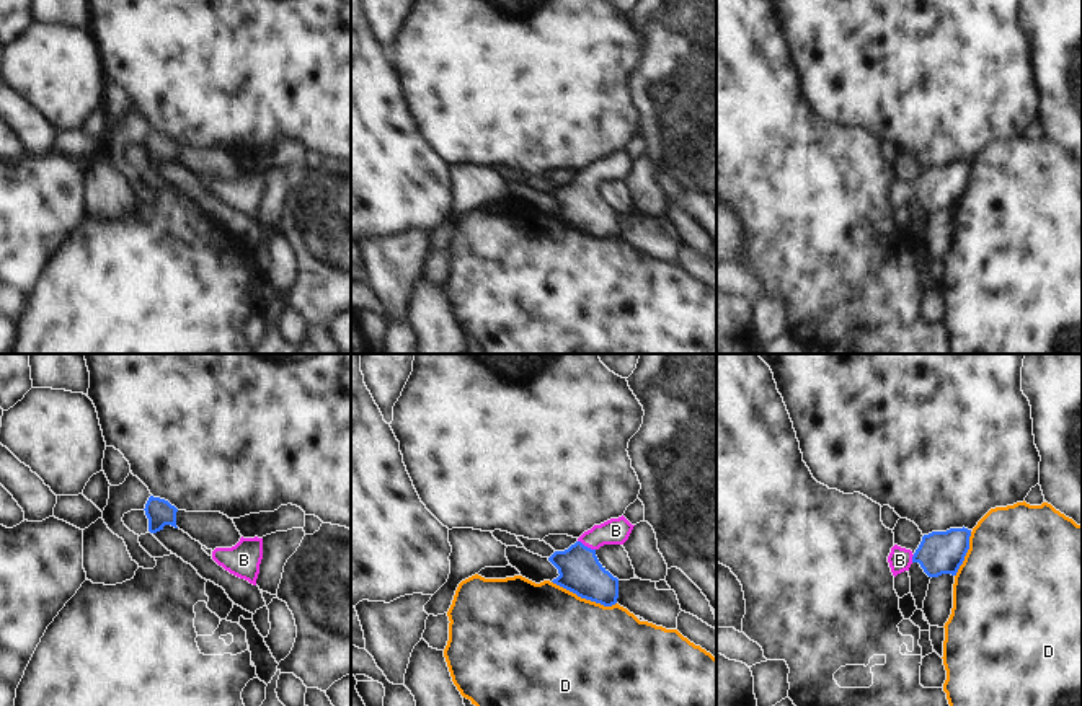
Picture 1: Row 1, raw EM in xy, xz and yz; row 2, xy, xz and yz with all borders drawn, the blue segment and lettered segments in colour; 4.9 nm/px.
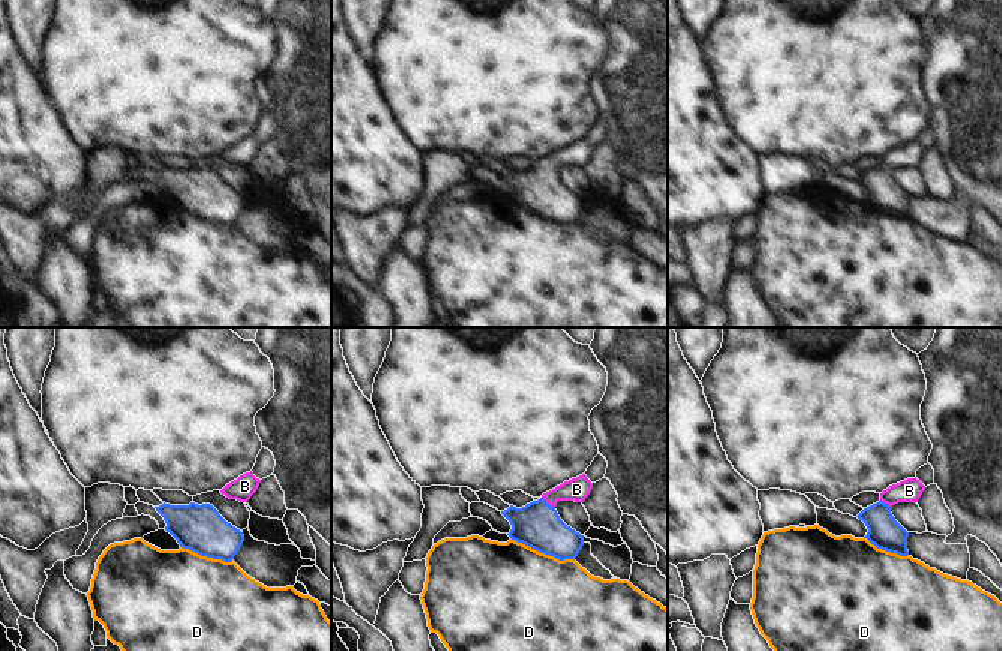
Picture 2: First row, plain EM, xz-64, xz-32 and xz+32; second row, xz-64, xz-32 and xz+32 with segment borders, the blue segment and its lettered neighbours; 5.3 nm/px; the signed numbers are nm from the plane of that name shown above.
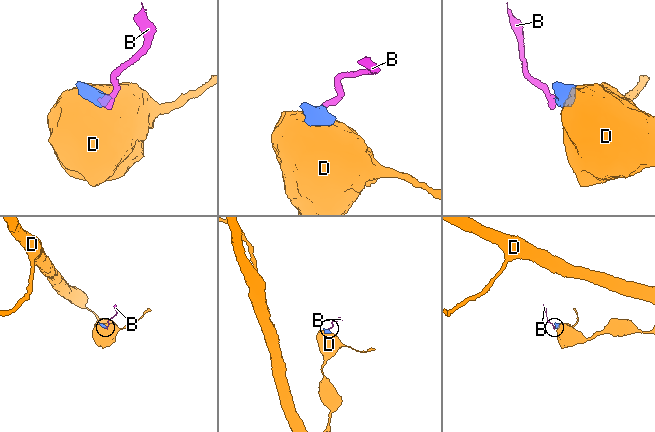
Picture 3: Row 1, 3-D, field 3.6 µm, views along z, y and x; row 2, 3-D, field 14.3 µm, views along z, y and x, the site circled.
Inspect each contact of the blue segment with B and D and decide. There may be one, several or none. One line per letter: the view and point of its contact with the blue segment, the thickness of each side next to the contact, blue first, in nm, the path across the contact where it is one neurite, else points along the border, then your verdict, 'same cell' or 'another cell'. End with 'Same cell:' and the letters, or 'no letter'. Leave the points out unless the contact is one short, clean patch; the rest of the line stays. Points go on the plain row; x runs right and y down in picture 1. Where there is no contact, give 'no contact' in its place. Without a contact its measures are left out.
B: contact xz (586, 181); calibres 220 and 130 nm; way xz (580, 206), (580, 193), (586, 181), (596, 172), (616, 165); same cell
D: contact xz (585, 232); calibres 220 and 480 nm; another cell
Same cell: B

